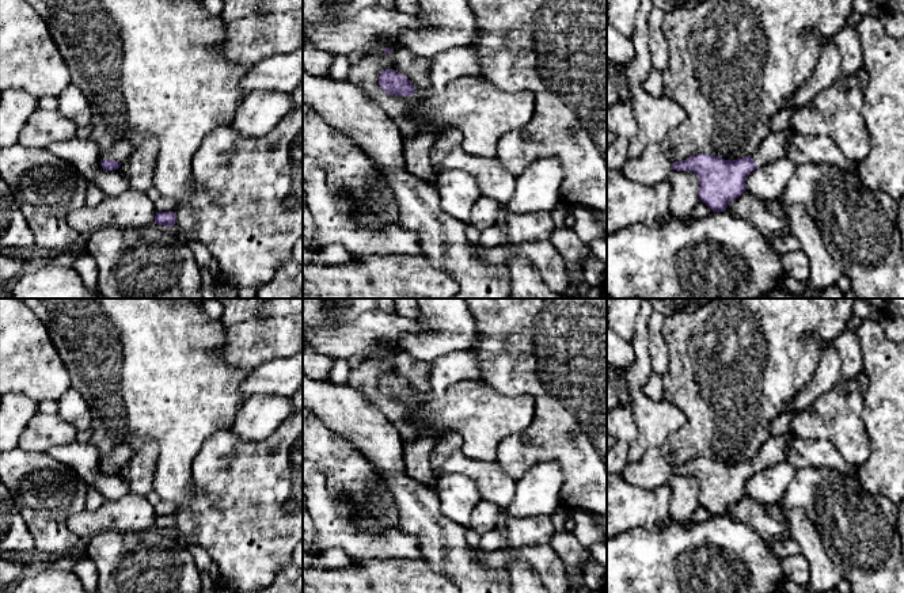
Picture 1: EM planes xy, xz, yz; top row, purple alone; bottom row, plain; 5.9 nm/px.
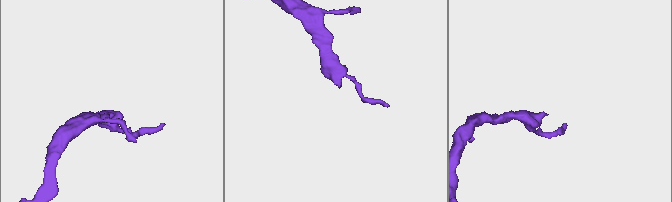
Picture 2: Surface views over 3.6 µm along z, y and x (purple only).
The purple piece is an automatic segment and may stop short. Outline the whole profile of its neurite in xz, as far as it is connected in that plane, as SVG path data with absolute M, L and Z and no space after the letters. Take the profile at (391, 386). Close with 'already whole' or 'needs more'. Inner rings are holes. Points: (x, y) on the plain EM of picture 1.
M385 373L380 377L379 389L388 399L411 400L415 398L411 385L394 373Z; already whole

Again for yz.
M771 436L747 461L725 464L707 457L696 457L673 465L672 472L691 475L699 483L699 501L714 516L725 516L729 506L745 495L747 480L760 470L786 460L787 444L797 436Z; needs more

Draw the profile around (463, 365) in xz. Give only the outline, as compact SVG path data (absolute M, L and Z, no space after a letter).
M470 350L451 351L430 362L429 384L433 396L438 398L457 381L479 381L483 376L479 368L479 357Z

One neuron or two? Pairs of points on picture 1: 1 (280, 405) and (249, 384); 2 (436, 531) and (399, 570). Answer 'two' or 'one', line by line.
1: two
2: two

